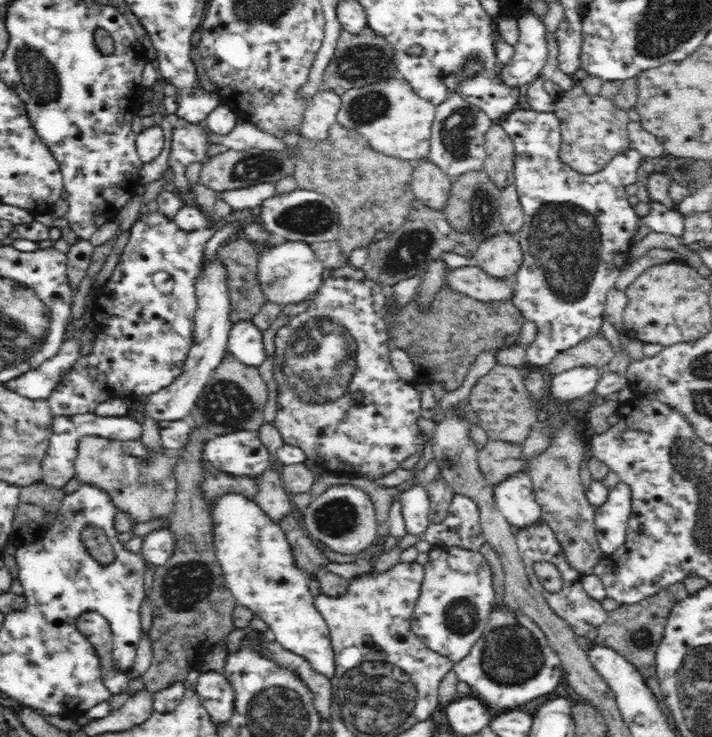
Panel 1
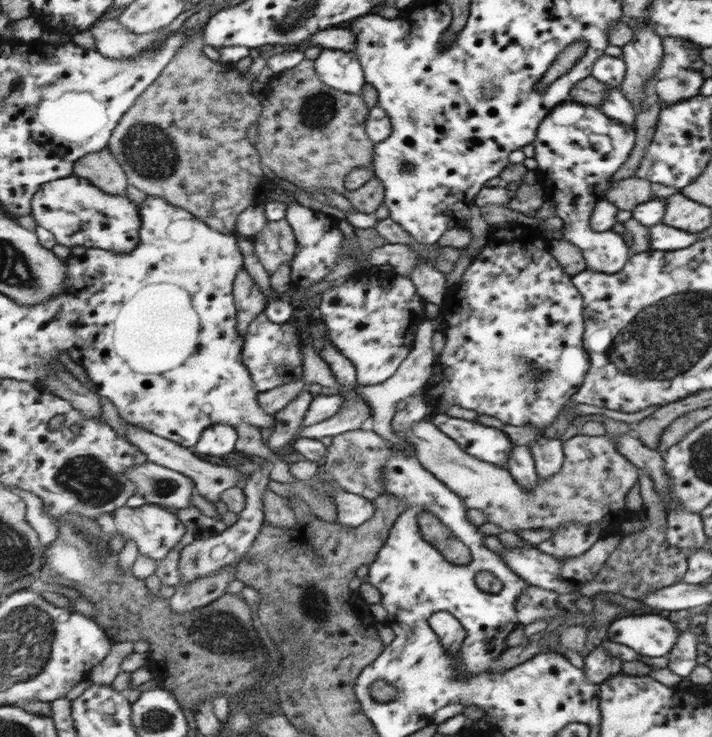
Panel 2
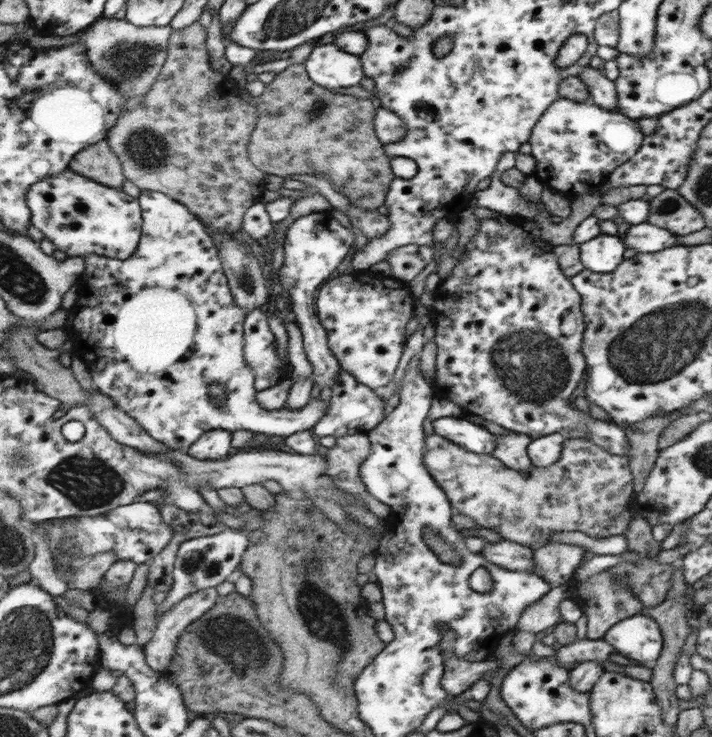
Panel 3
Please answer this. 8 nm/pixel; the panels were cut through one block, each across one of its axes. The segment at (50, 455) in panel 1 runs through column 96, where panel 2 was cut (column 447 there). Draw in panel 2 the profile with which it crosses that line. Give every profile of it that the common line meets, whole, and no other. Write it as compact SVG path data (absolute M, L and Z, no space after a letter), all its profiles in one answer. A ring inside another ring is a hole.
M443 412L433 415L432 422L472 456L508 468L507 462L514 444L505 432L482 425L477 420L464 420Z

